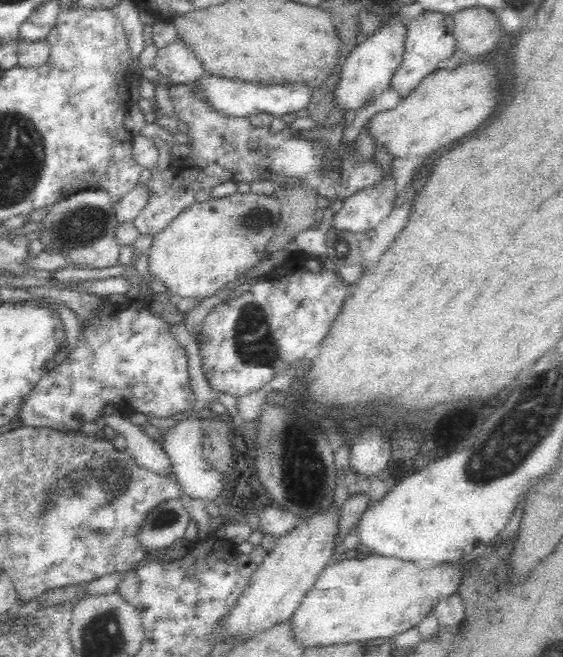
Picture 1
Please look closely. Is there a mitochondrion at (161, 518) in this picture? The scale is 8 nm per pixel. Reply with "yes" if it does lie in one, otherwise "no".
yes

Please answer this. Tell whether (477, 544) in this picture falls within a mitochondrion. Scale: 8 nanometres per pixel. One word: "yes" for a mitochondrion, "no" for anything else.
no

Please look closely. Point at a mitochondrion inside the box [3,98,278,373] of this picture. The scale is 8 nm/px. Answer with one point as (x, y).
(80, 225)

